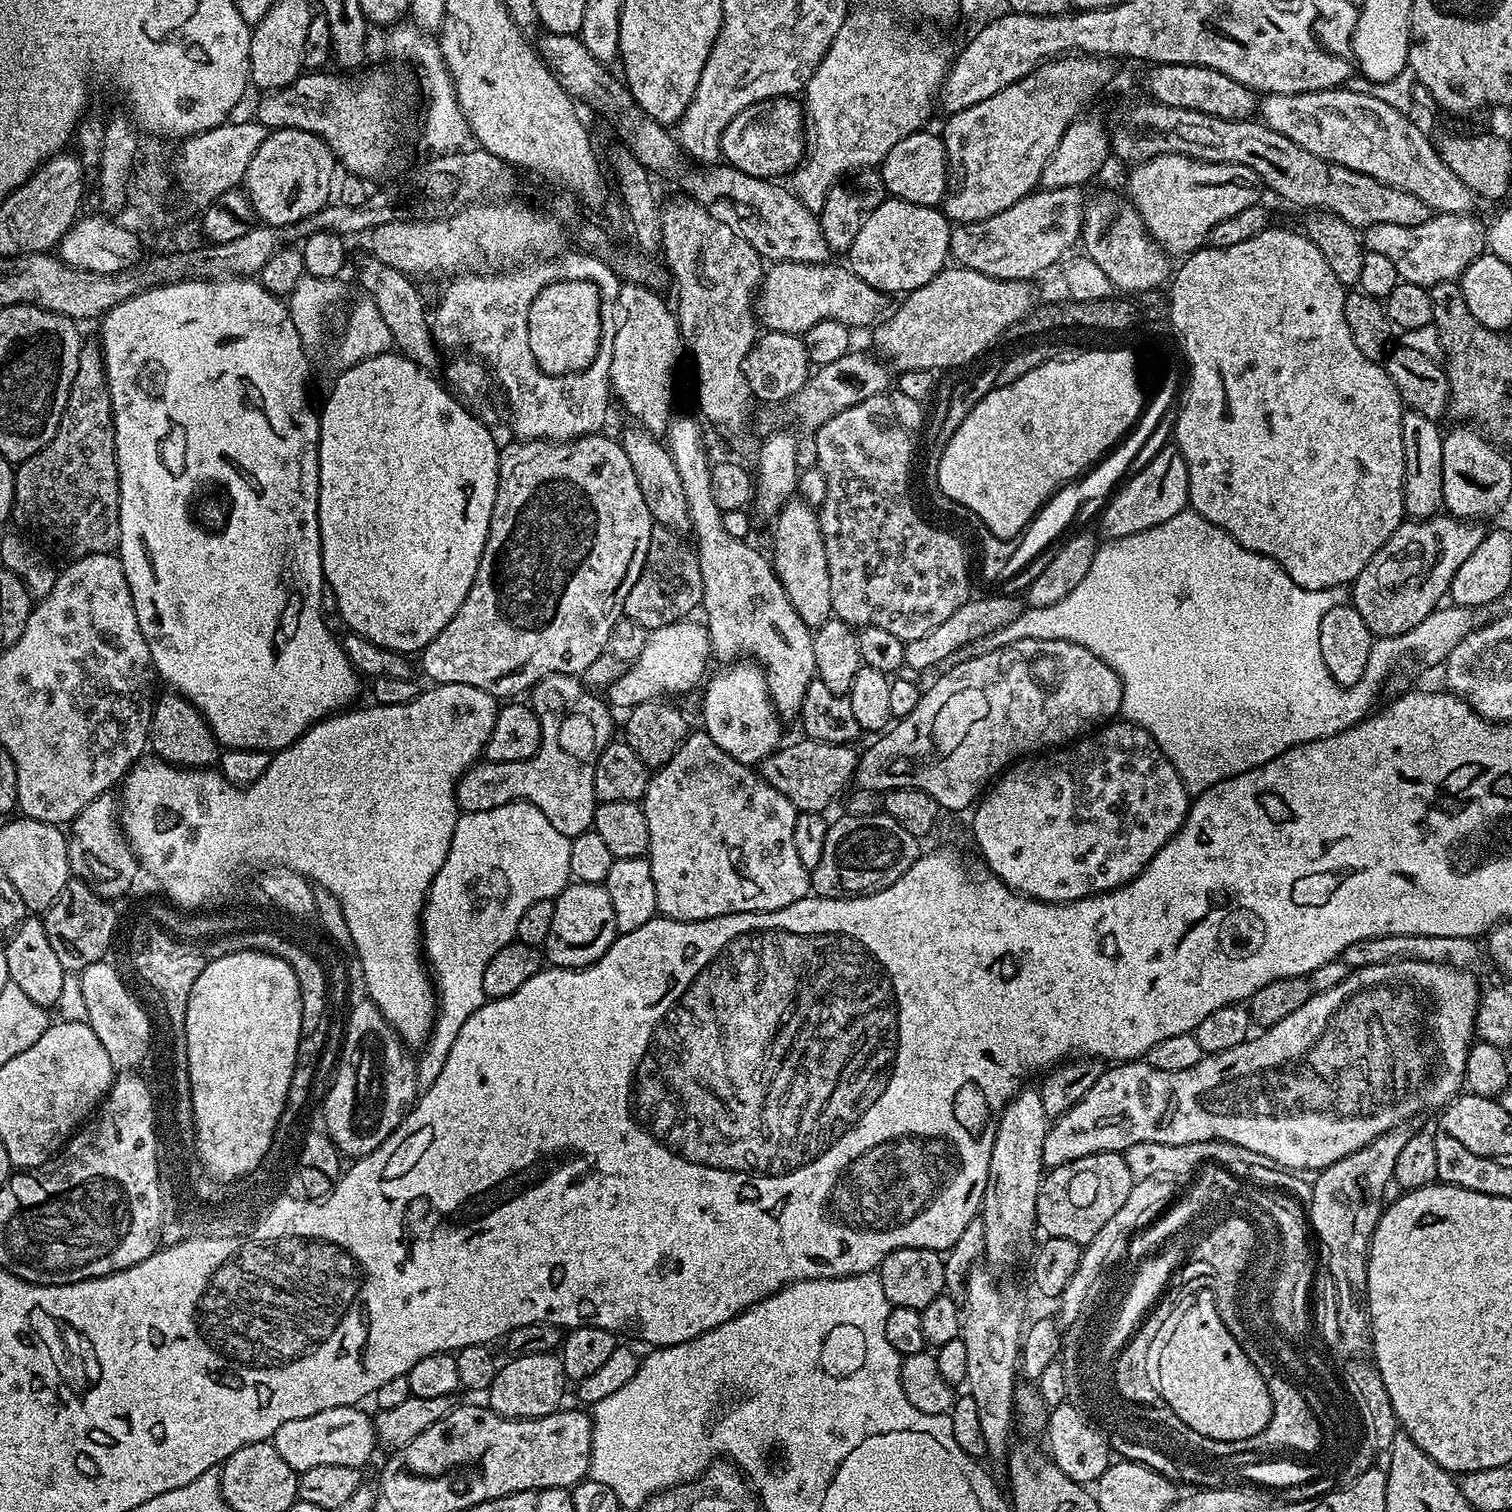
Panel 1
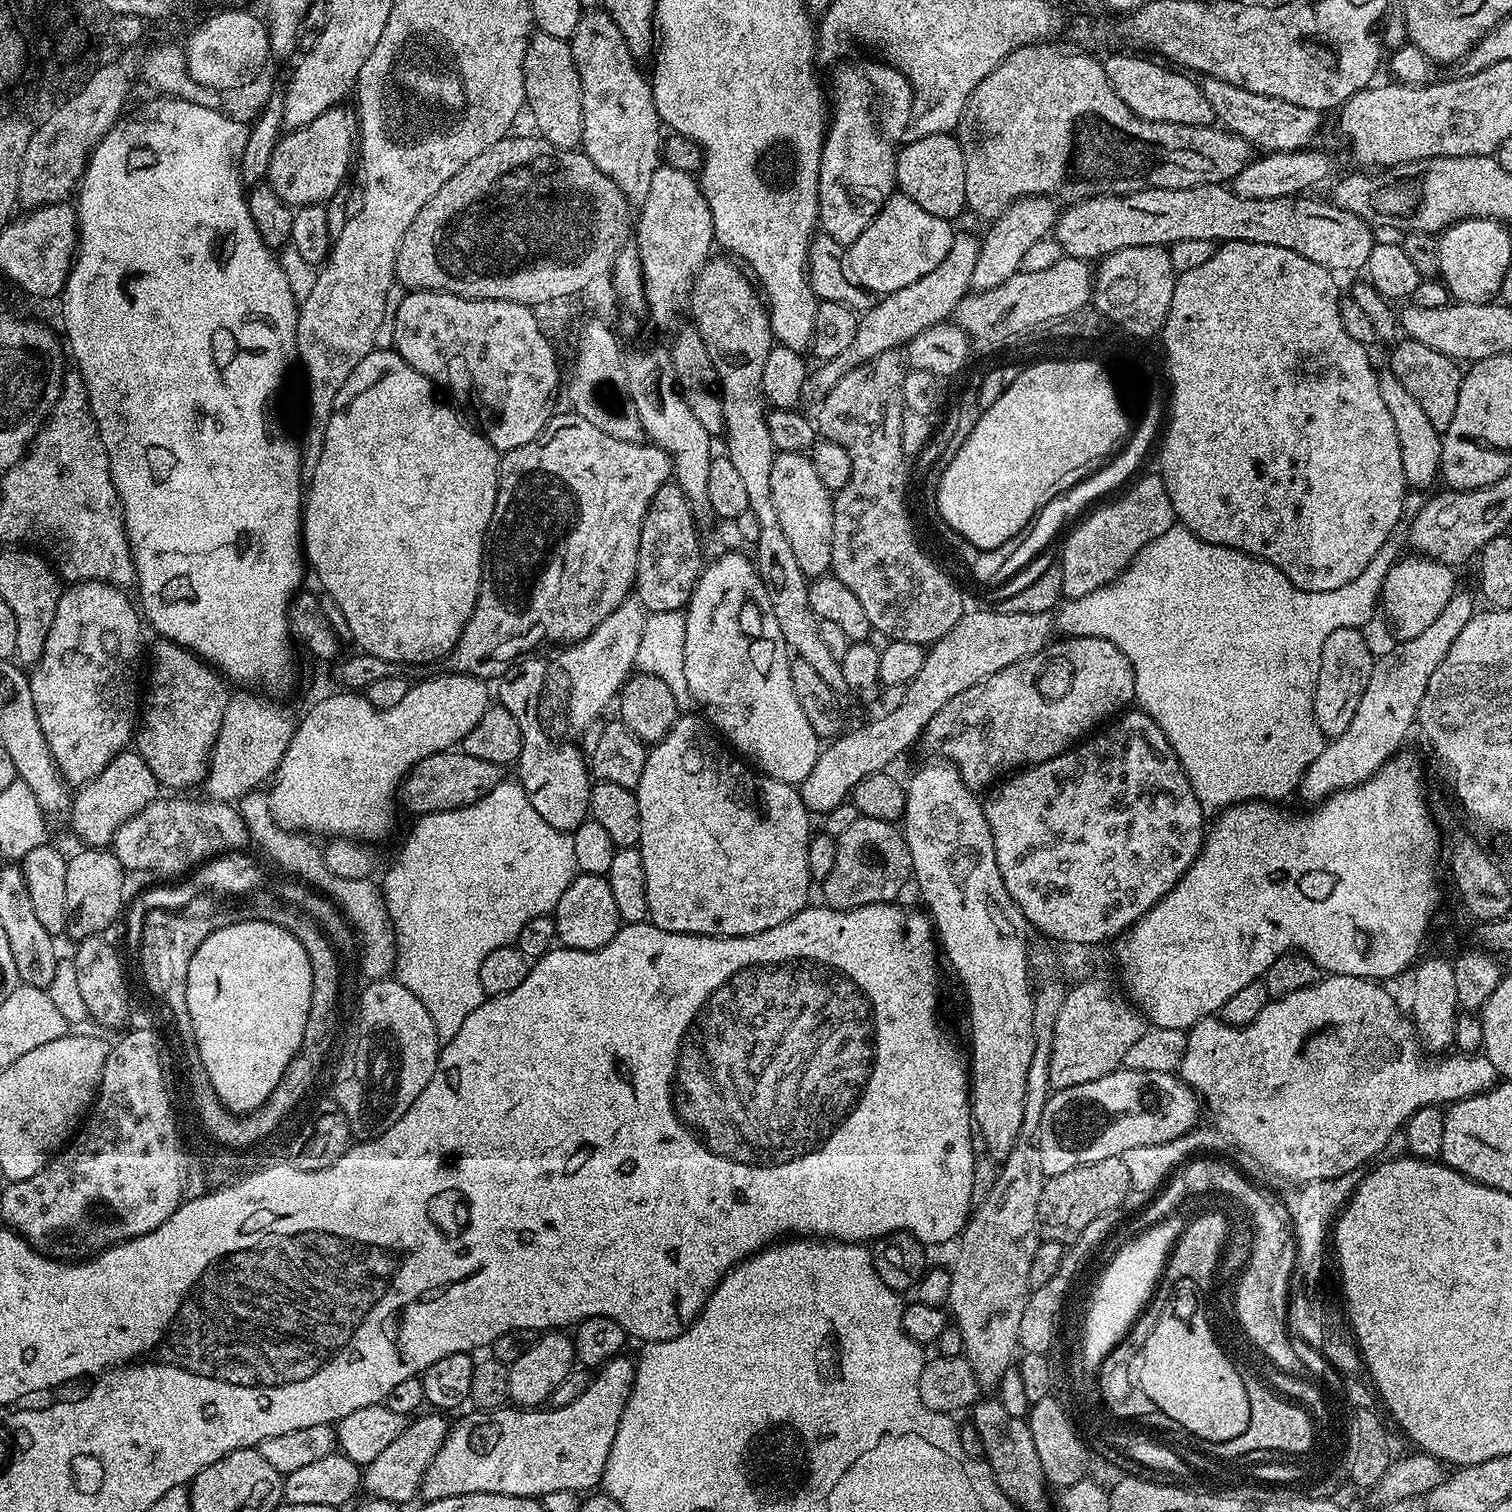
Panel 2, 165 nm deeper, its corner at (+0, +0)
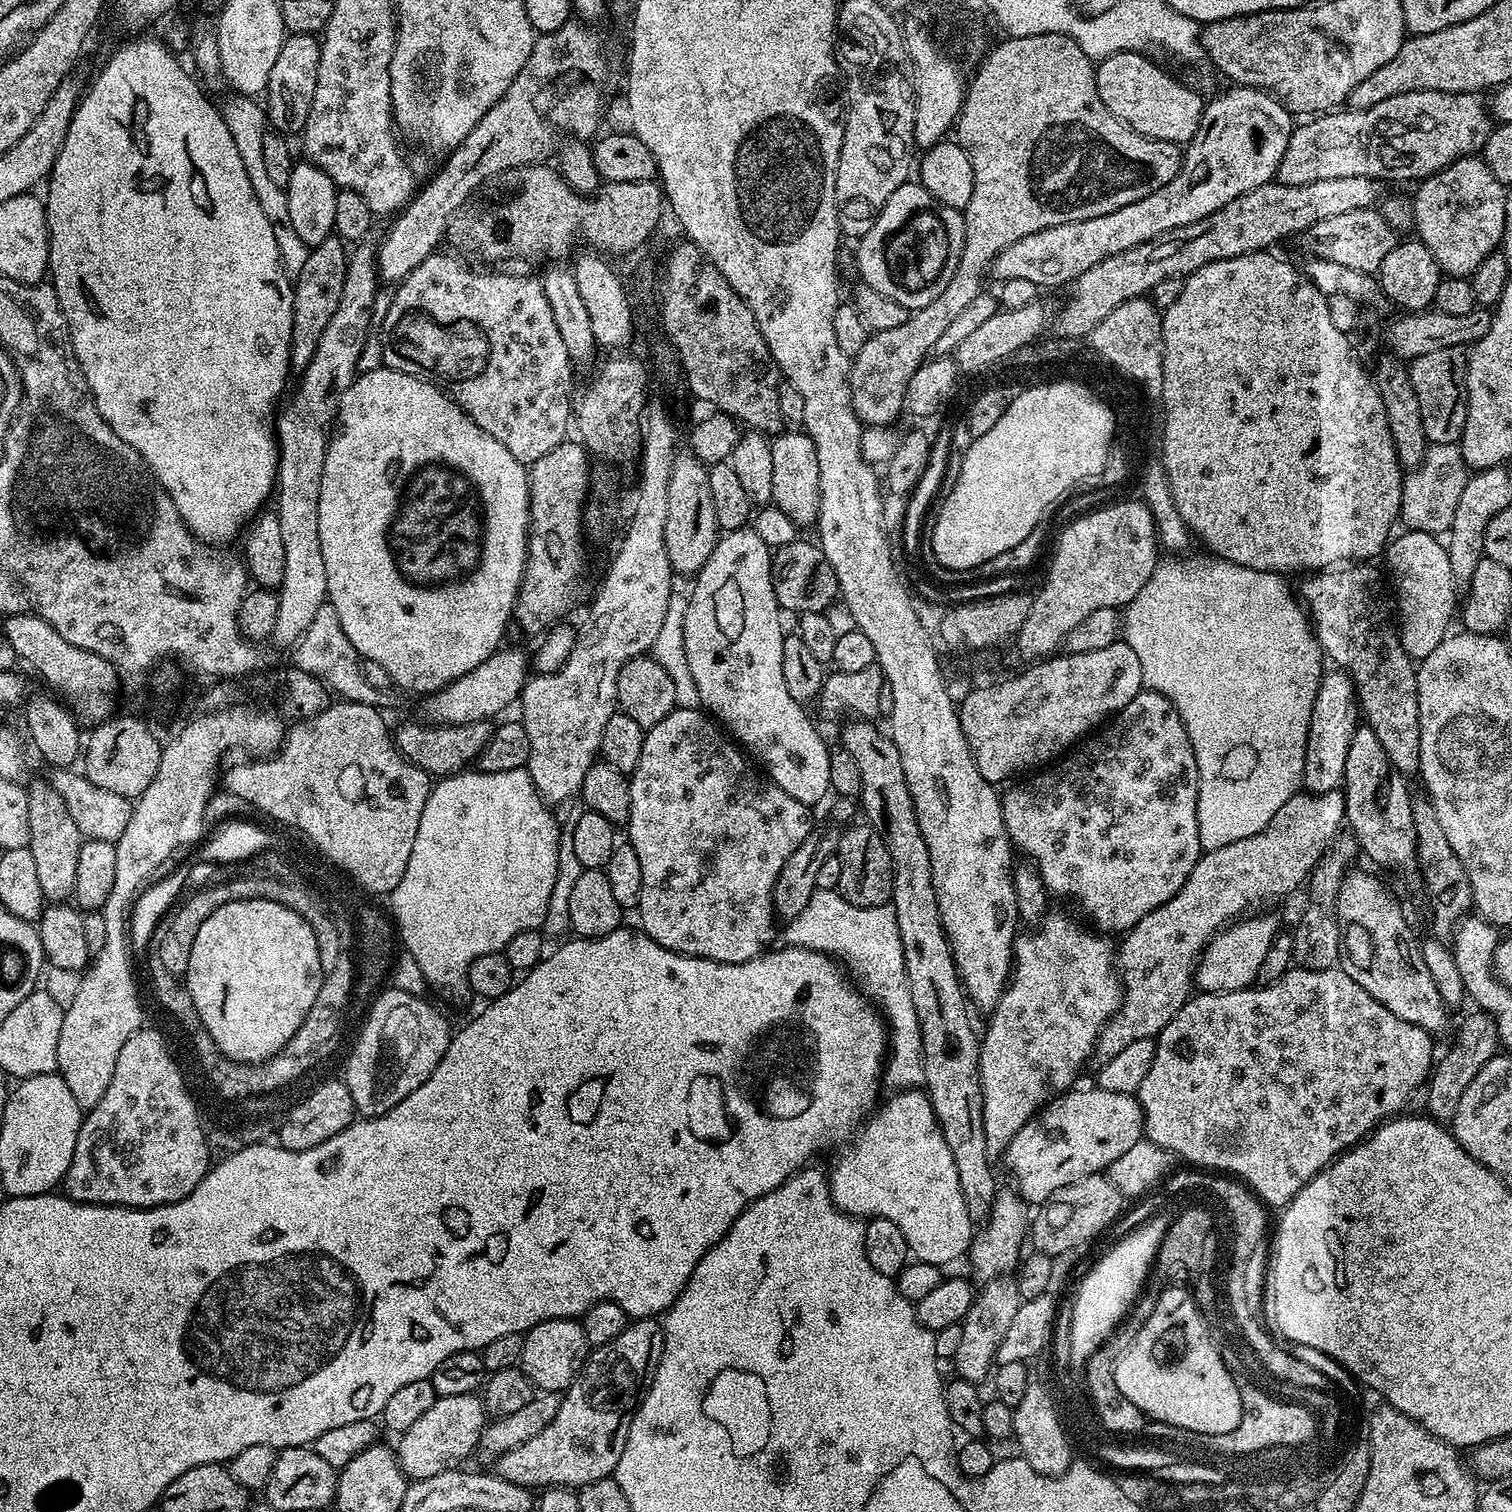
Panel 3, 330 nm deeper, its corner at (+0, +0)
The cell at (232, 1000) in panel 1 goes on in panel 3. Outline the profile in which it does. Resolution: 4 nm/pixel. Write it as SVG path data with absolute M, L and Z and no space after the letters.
M241 898L226 906L218 906L218 910L214 910L214 914L210 914L210 918L206 918L206 922L202 922L198 935L194 937L194 946L190 951L186 987L196 1007L198 1018L201 1019L202 1026L209 1032L221 1057L228 1057L229 1060L235 1060L239 1064L262 1064L274 1056L281 1055L287 1049L288 1043L294 1038L296 1031L302 1026L303 1020L310 1013L310 1006L313 1005L314 998L317 997L319 987L322 986L324 980L323 964L322 944L318 939L318 933L295 910L270 899L247 900L247 898Z

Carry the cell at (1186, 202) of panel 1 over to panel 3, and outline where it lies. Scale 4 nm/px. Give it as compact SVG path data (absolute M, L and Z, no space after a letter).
M1403 92L1394 98L1386 98L1386 102L1378 102L1378 106L1369 108L1349 107L1345 110L1332 110L1327 114L1317 115L1315 118L1308 118L1304 125L1293 127L1292 137L1286 146L1286 154L1282 154L1282 162L1278 166L1275 179L1282 184L1290 186L1302 186L1310 182L1322 182L1322 178L1374 178L1381 182L1388 180L1412 180L1419 182L1425 176L1432 176L1440 172L1446 166L1450 166L1455 160L1461 160L1463 156L1477 155L1483 149L1486 138L1493 130L1494 124L1490 119L1489 109L1480 101L1481 97L1475 92Z

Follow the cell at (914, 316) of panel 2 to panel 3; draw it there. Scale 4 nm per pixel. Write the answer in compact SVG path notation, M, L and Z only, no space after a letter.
M1232 86L1229 89L1229 92L1224 92L1221 96L1209 99L1205 103L1204 113L1198 122L1198 130L1183 149L1178 174L1174 174L1174 178L1170 178L1166 186L1110 214L1102 214L1098 218L1089 220L1066 222L1062 226L1038 230L1034 234L1026 234L1026 238L1018 238L1018 242L1006 246L996 255L994 272L996 268L997 278L1025 280L1026 283L1037 284L1040 288L1056 288L1059 284L1069 285L1086 270L1090 270L1090 266L1098 266L1098 262L1114 254L1122 254L1122 250L1130 250L1142 242L1150 242L1170 230L1190 226L1214 214L1214 210L1226 206L1226 202L1234 202L1234 198L1258 186L1273 183L1278 166L1282 162L1282 154L1286 154L1286 146L1292 137L1293 113L1289 112L1276 97L1259 87Z

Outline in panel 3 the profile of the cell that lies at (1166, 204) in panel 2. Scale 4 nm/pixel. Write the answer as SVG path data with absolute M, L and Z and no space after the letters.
M1363 208L1314 222L1314 226L1299 234L1298 241L1308 251L1309 257L1317 256L1326 262L1339 262L1341 266L1376 274L1382 266L1382 258L1386 258L1386 254L1390 254L1392 247L1398 243L1398 236L1376 208Z

